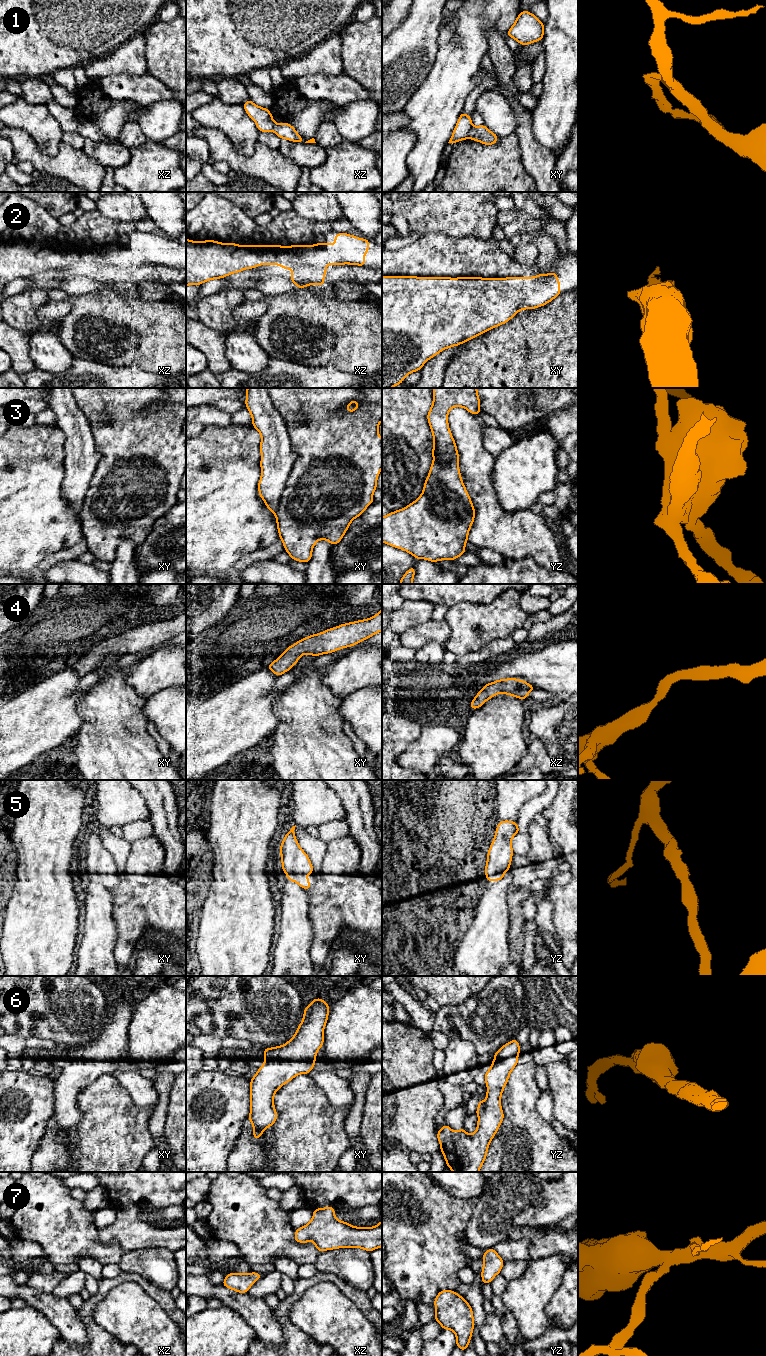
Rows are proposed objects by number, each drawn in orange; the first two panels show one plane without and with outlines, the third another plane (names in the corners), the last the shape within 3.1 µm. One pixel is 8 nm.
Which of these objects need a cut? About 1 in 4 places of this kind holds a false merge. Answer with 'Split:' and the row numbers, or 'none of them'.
Split: 1, 2

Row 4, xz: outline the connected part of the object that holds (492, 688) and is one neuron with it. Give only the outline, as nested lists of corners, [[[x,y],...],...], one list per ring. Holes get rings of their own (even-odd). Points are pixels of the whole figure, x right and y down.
[[[517,678],[496,680],[483,686],[483,689],[471,701],[470,708],[475,710],[483,706],[488,699],[493,698],[499,693],[525,700],[527,699],[527,695],[535,689],[531,684]]]

